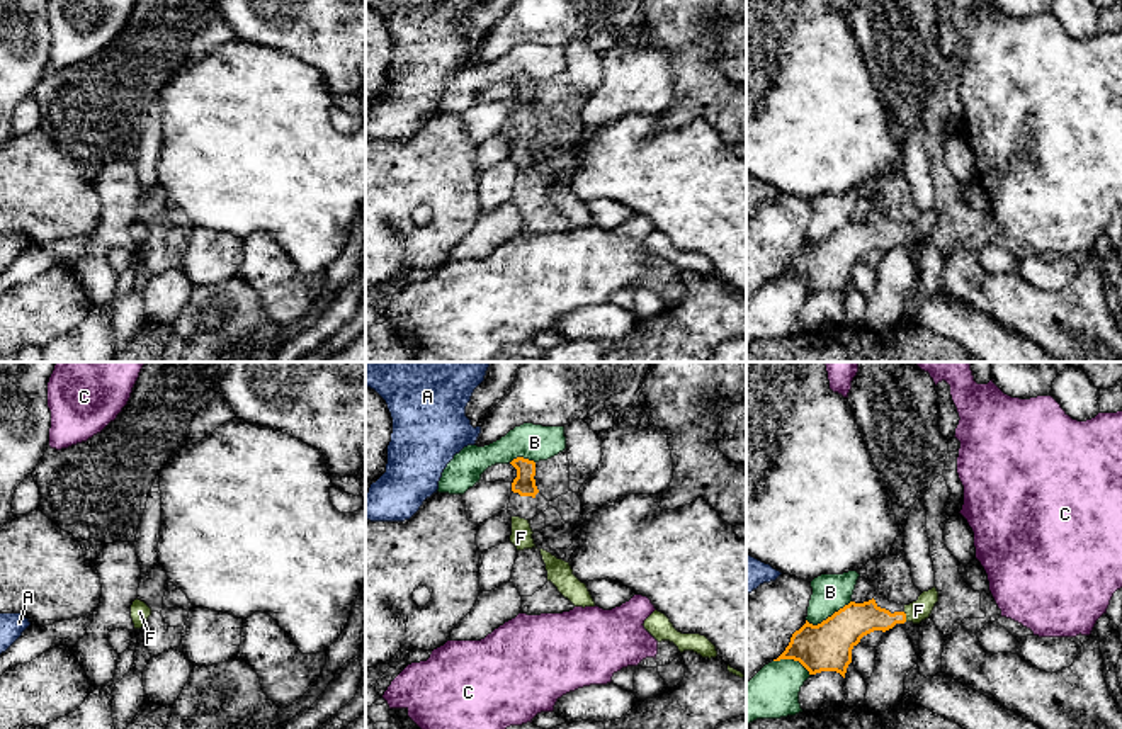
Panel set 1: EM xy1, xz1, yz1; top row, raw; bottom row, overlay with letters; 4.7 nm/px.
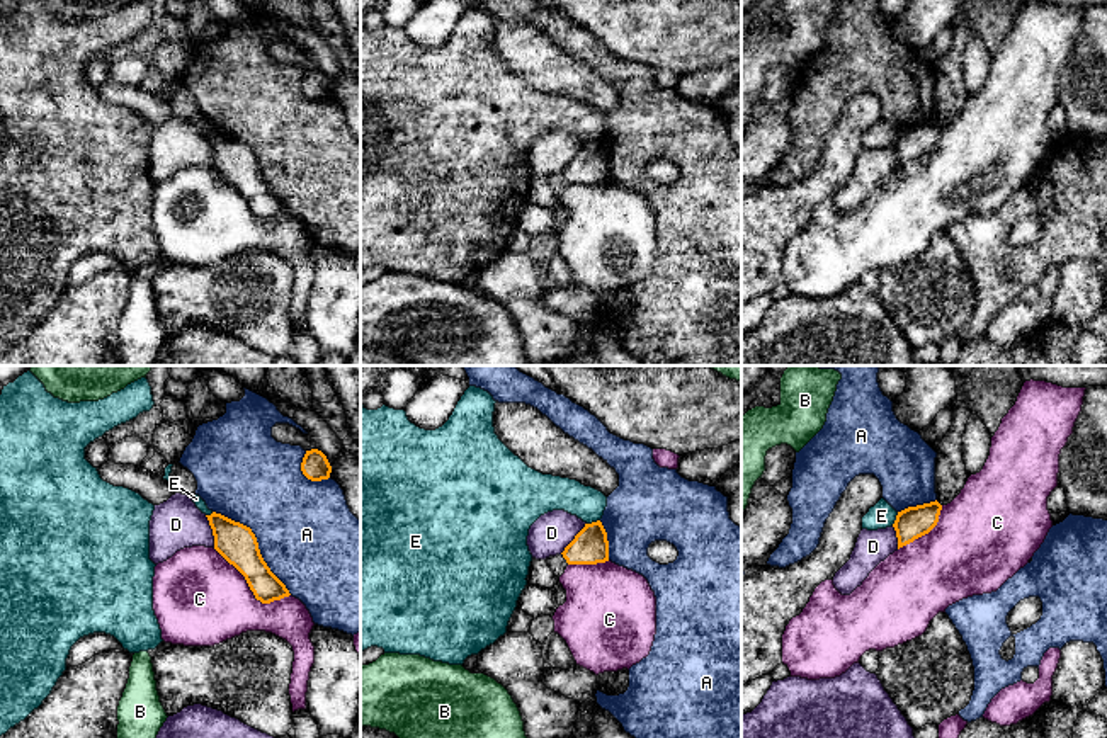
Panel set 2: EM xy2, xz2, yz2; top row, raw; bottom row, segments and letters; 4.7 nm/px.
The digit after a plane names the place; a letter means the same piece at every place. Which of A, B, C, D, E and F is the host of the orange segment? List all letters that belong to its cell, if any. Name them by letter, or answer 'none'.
F

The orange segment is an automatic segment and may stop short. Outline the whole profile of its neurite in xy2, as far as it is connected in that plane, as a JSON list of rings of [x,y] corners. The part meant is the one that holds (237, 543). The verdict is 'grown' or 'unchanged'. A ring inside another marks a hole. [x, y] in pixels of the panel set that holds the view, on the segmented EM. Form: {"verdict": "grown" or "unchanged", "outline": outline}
{"verdict": "unchanged", "outline": [[[216,512],[206,517],[213,529],[214,549],[245,576],[257,600],[270,604],[291,595],[264,561],[250,527]]]}

